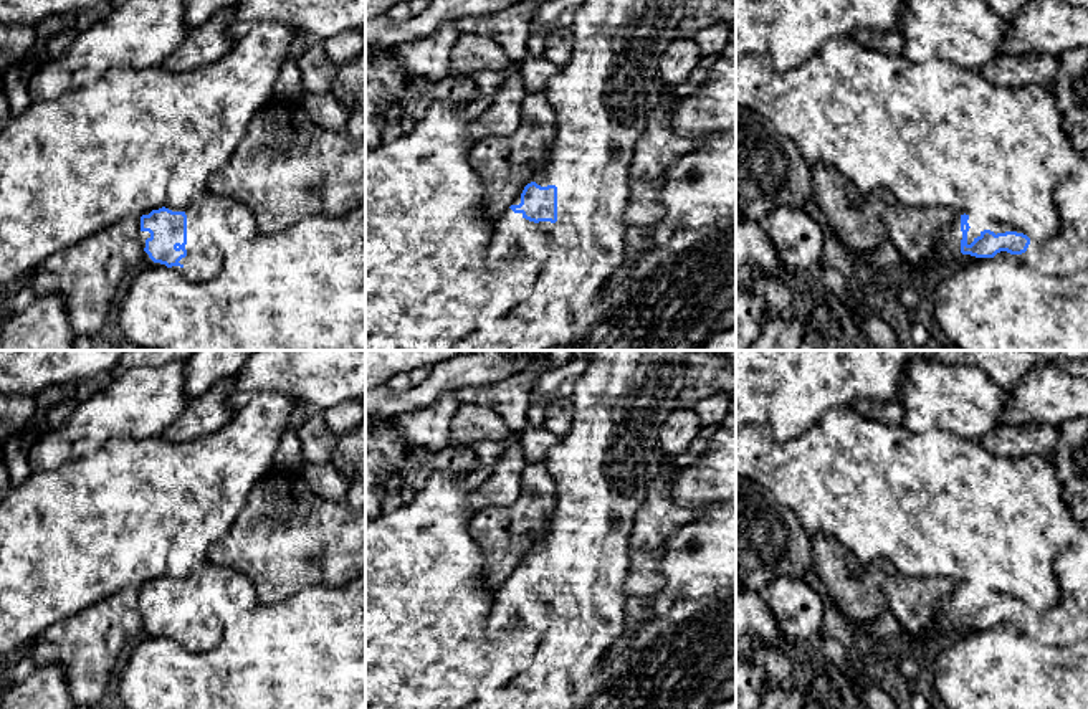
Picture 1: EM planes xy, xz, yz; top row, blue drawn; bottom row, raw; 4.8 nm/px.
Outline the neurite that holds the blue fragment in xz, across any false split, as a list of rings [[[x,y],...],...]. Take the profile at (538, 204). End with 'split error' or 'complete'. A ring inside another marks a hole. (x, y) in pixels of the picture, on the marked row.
[[[584,0],[579,5],[570,25],[572,56],[562,68],[559,68],[559,73],[547,81],[542,91],[557,117],[554,139],[539,159],[541,169],[537,170],[534,180],[524,187],[523,193],[514,198],[513,205],[496,221],[496,228],[488,245],[488,259],[504,261],[509,268],[526,268],[532,274],[527,297],[506,316],[483,321],[470,335],[461,339],[453,350],[552,350],[554,347],[574,339],[577,332],[574,327],[577,312],[595,299],[597,293],[605,286],[618,264],[623,261],[623,213],[628,203],[633,147],[637,139],[647,129],[648,114],[656,107],[665,94],[665,84],[660,76],[658,63],[671,41],[676,40],[676,30],[685,15],[685,2],[686,0]]]; split error

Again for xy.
[[[205,190],[182,208],[167,205],[141,217],[142,269],[170,268],[202,284],[222,273],[228,255],[258,235],[245,203]]]; split error

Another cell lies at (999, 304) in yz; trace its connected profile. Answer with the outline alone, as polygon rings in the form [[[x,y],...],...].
[[[994,256],[934,278],[926,296],[926,312],[961,350],[1088,350],[1088,271],[1048,278],[1010,256]]]

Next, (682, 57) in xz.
[[[676,38],[660,58],[658,69],[665,86],[683,84],[696,66],[699,66],[701,51],[693,38]]]

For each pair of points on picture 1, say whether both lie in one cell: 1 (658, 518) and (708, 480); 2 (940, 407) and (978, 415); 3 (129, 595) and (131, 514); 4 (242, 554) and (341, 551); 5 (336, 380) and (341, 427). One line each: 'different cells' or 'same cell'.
1: different cells
2: same cell
3: different cells
4: same cell
5: different cells

